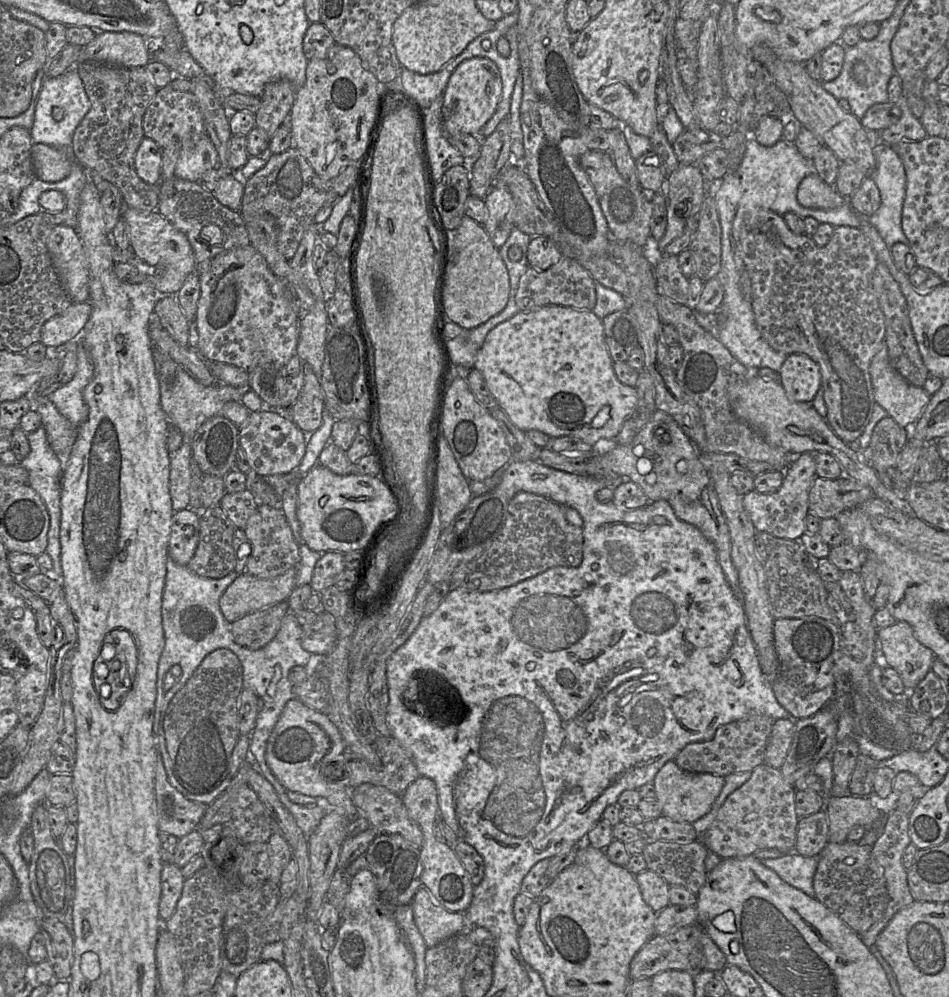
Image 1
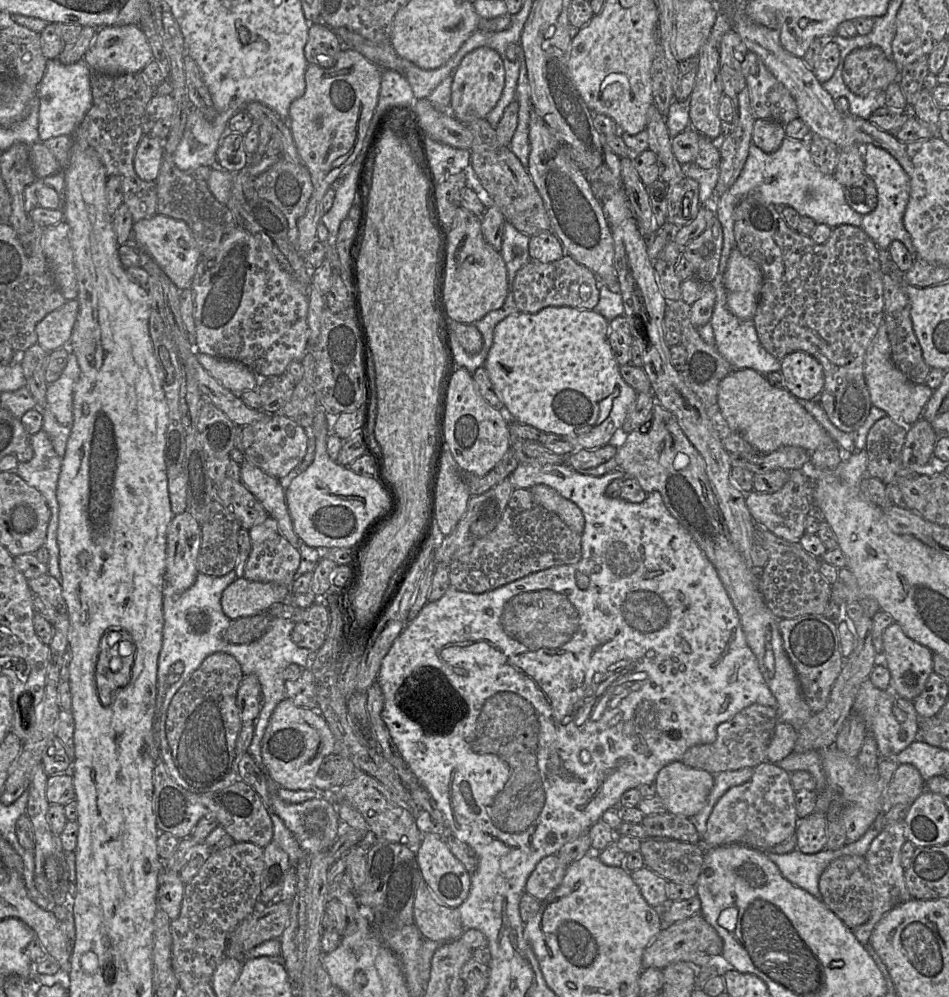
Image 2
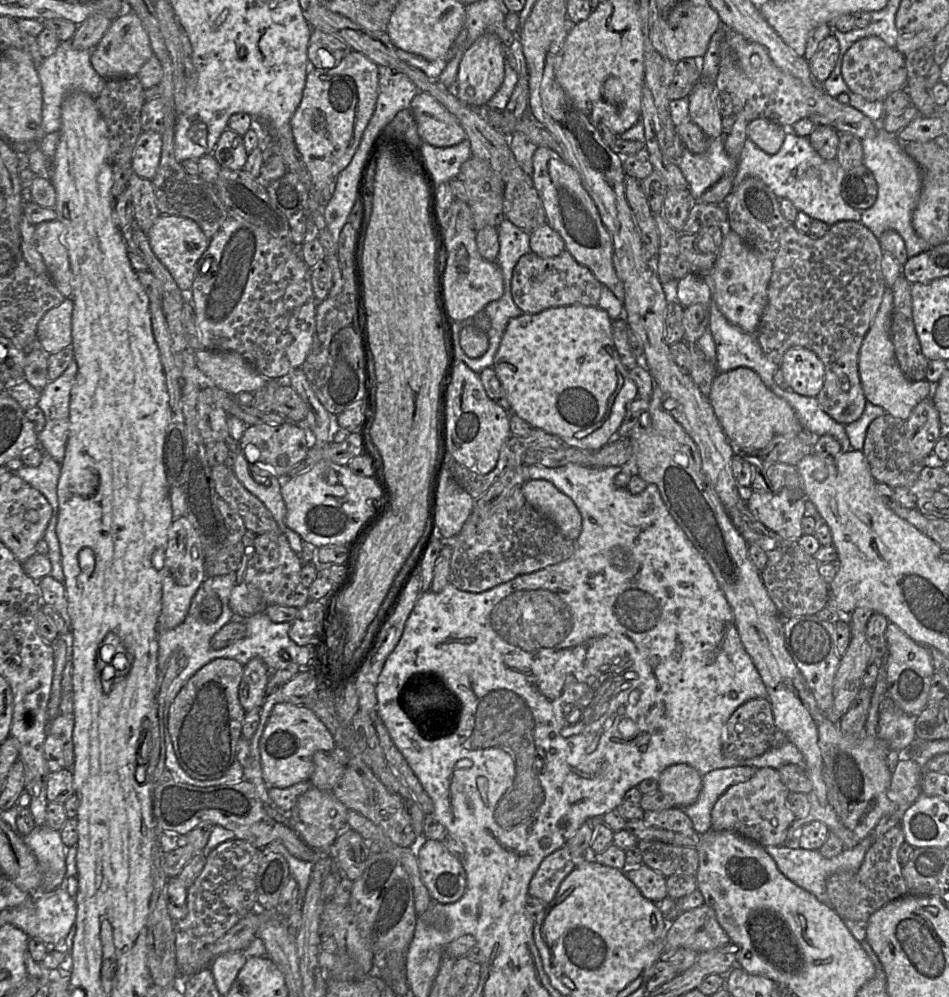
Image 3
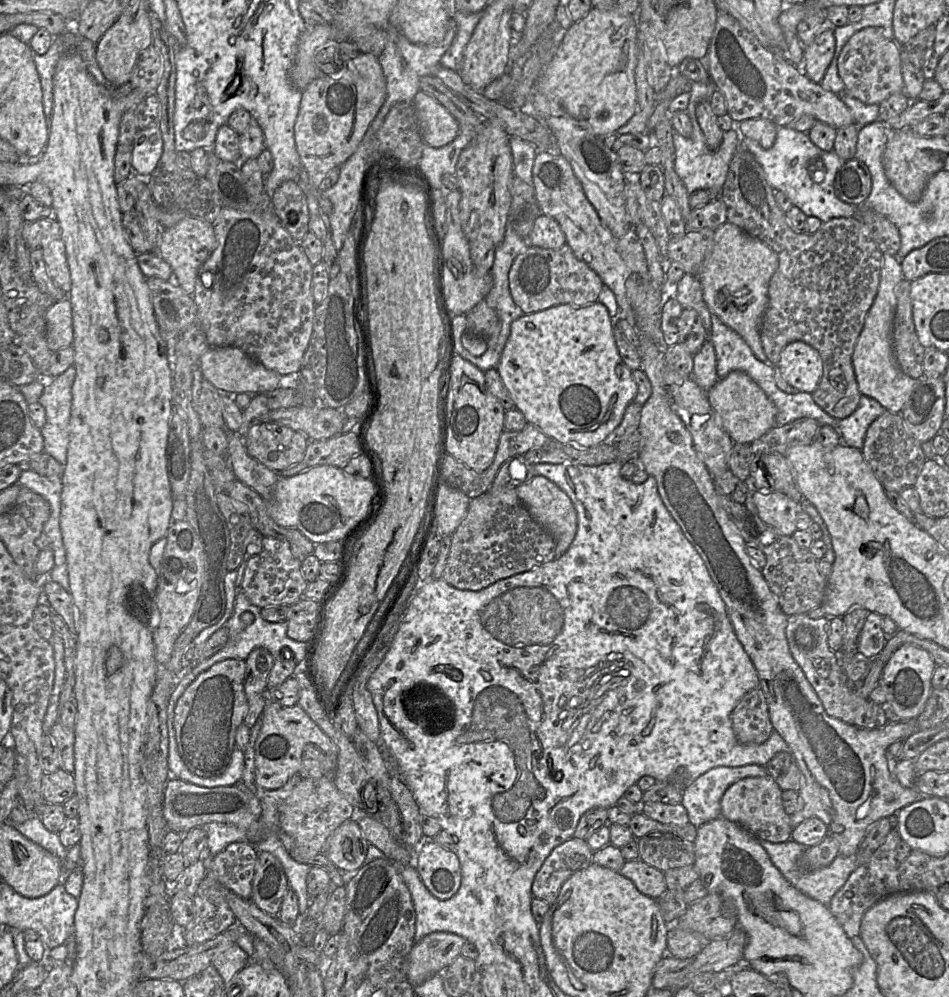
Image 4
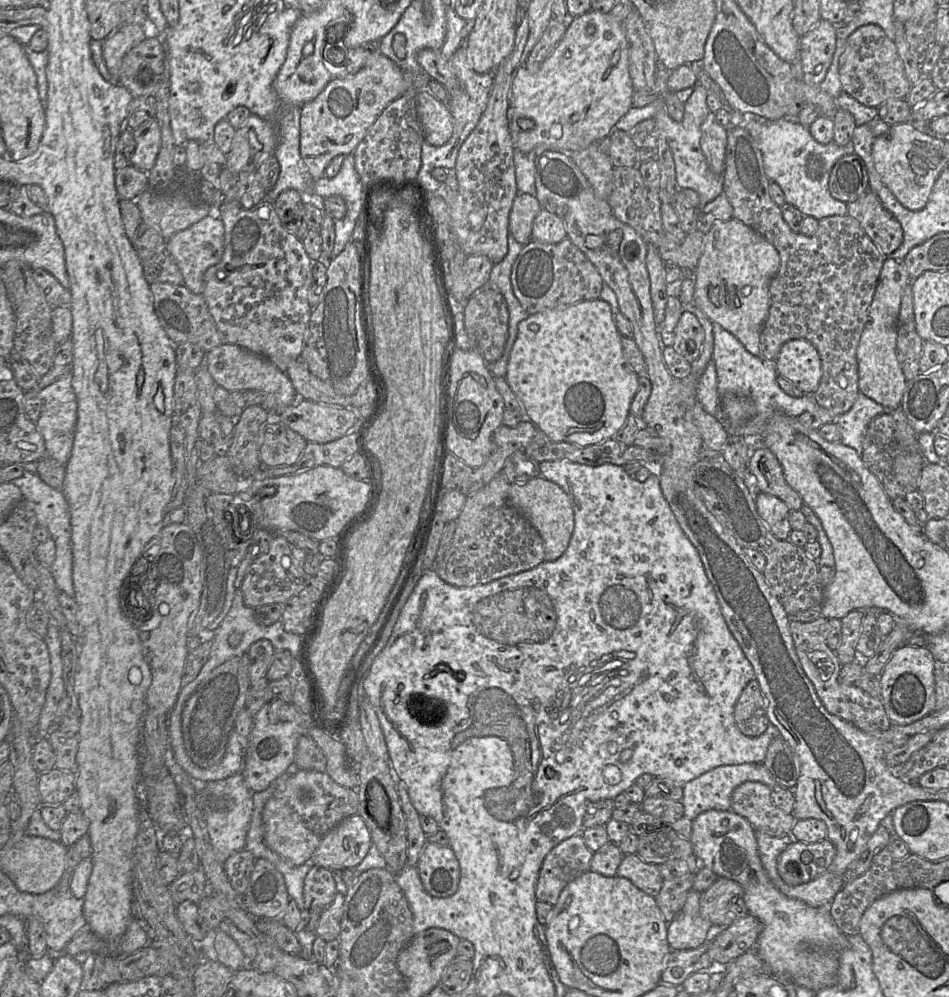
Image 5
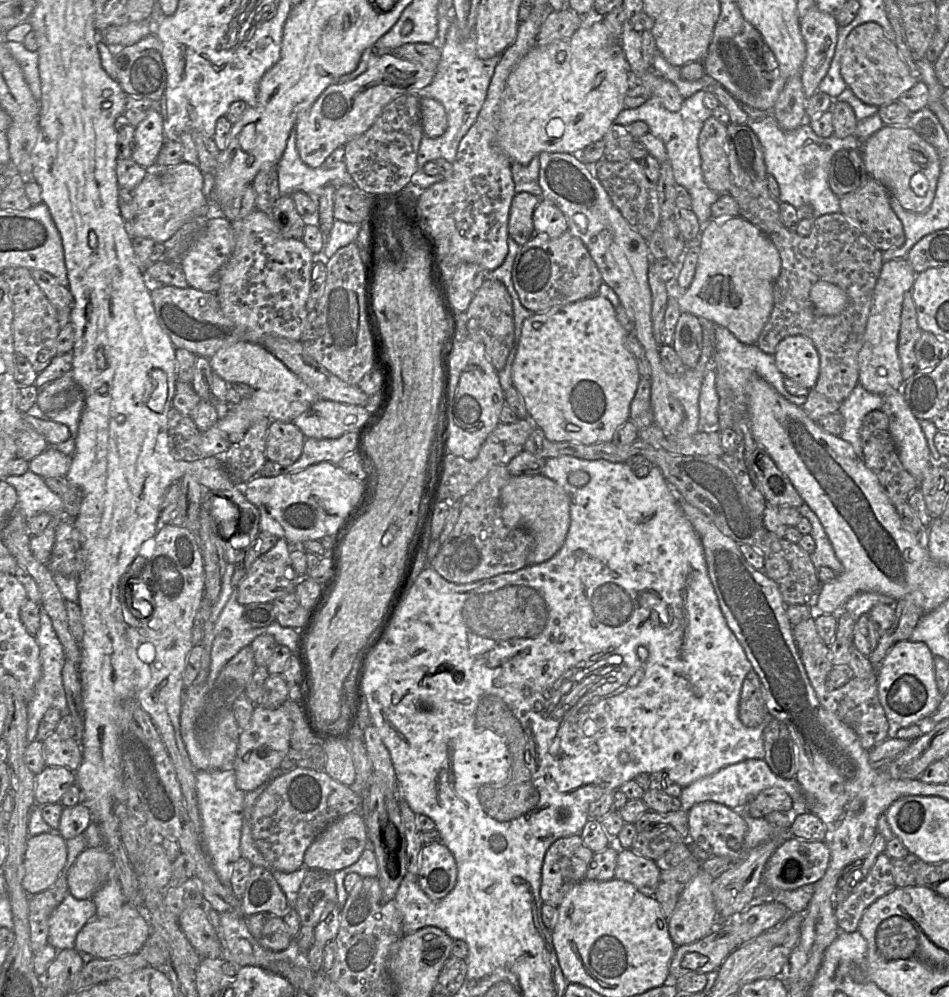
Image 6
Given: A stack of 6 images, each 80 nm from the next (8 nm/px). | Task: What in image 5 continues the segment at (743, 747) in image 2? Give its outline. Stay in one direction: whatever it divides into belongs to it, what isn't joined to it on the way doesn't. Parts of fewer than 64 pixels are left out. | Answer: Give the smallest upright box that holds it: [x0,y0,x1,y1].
[734,678,768,737]

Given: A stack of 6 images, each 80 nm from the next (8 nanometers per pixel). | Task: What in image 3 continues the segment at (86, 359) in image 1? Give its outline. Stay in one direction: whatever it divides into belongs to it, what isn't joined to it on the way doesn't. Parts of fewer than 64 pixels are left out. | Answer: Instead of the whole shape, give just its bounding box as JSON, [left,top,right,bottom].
[36,359,78,464]

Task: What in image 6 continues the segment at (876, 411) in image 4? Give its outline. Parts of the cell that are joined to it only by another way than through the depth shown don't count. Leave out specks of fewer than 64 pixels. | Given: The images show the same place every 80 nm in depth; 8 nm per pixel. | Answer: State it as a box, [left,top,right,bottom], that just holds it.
[838,383,882,459]

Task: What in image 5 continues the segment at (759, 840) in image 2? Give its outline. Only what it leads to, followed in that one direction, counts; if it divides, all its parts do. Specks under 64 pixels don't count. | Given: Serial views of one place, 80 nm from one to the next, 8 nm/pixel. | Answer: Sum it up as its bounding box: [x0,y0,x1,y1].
[731,782,796,837]

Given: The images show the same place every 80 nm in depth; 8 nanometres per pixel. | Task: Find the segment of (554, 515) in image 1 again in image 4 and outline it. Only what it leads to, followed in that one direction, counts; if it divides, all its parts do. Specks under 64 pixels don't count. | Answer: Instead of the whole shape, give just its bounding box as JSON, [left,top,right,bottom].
[442,488,556,591]

